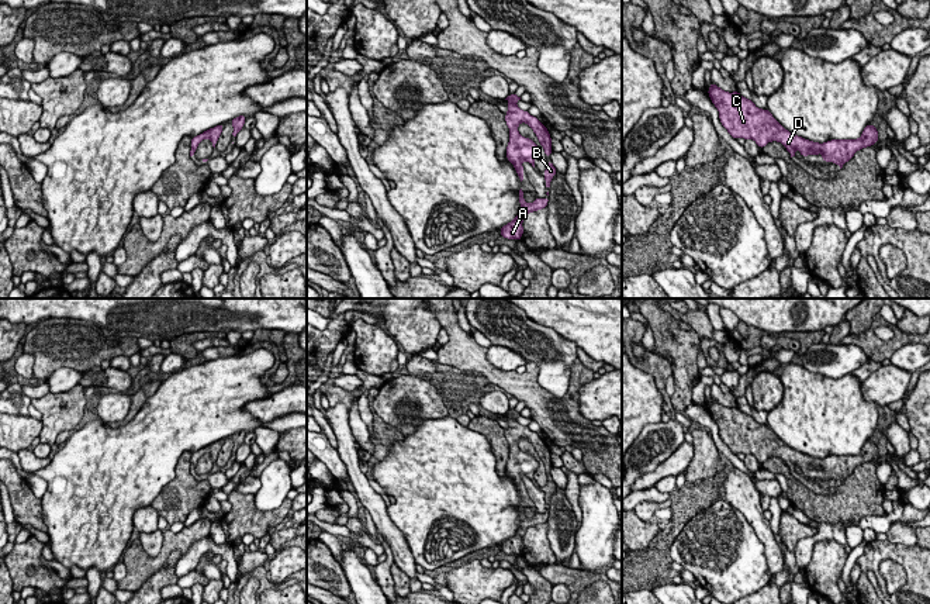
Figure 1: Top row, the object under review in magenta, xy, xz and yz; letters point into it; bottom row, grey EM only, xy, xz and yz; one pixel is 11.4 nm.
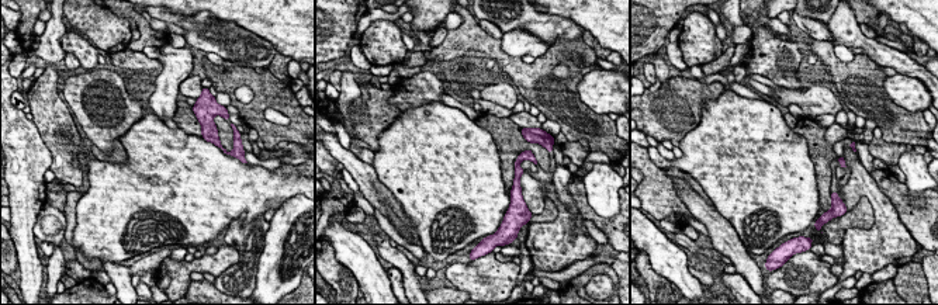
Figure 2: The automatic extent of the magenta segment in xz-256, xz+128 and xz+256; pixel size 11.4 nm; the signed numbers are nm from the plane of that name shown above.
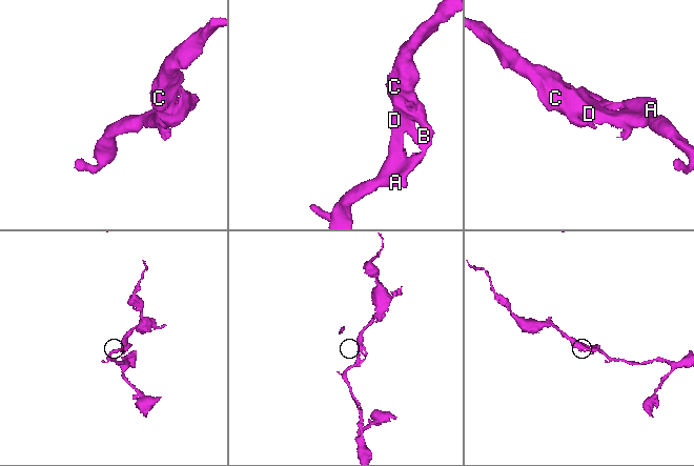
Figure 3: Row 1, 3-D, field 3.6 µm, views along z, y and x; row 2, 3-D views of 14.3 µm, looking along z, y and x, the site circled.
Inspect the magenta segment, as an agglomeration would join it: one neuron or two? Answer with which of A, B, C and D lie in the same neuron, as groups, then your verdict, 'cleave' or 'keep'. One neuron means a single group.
A B C D; keep

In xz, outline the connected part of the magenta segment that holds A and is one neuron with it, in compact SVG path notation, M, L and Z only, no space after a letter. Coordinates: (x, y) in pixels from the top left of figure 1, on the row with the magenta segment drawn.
M522 189L518 193L519 196L519 203L521 203L521 208L518 215L508 222L507 225L501 227L501 237L507 238L507 239L516 239L519 241L523 235L523 218L528 213L535 213L536 210L543 210L547 207L549 203L549 197L546 196L544 199L535 199L535 201L532 204L526 203L523 199L523 191Z

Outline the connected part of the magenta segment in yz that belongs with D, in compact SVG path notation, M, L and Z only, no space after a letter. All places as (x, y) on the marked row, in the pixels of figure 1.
M711 83L708 94L719 111L722 125L734 139L754 139L758 148L777 141L786 148L791 158L795 156L796 149L803 158L808 155L817 156L822 152L824 162L833 162L841 169L857 151L878 142L878 131L872 124L864 128L858 139L813 142L785 130L767 108L757 108L751 100L739 92L729 93Z

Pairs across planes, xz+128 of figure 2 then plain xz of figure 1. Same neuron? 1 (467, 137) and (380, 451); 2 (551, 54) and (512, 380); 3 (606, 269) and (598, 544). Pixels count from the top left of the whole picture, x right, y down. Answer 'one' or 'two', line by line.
1: two
2: one
3: two

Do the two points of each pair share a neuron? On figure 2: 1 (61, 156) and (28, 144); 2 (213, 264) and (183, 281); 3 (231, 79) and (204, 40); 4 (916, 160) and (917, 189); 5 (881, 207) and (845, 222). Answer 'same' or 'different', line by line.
1: different
2: same
3: different
4: same
5: different

